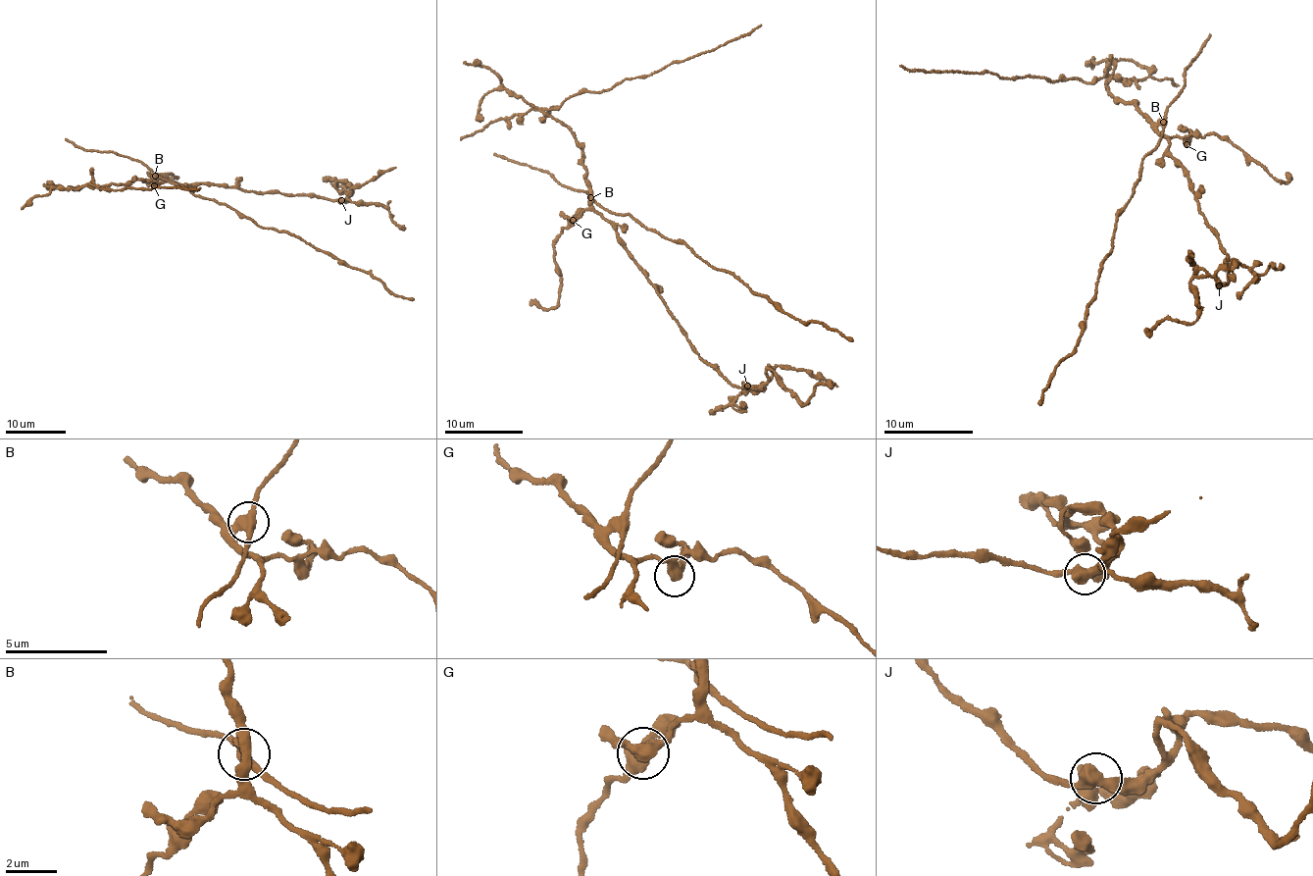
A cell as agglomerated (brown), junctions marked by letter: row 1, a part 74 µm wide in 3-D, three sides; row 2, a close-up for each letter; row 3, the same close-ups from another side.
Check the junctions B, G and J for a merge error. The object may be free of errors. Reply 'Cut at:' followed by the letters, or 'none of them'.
Cut at: B

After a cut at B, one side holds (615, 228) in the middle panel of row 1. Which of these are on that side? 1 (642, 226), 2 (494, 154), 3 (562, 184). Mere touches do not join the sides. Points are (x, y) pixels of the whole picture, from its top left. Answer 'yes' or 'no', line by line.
1: no
2: no
3: no

